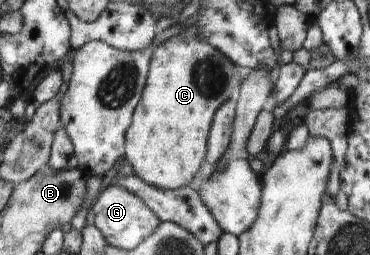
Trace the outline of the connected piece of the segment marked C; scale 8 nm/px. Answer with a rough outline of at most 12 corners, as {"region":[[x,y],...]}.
{"region":[[173,36],[132,116],[147,184],[198,180],[215,111],[243,83],[205,40]]}

